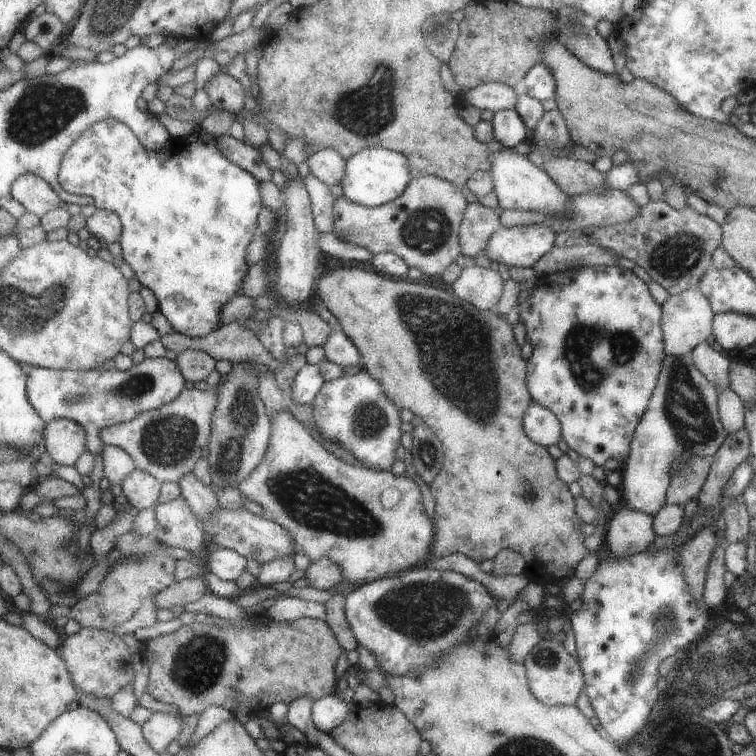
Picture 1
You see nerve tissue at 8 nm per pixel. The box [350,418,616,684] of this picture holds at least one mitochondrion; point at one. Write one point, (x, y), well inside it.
(424, 611)

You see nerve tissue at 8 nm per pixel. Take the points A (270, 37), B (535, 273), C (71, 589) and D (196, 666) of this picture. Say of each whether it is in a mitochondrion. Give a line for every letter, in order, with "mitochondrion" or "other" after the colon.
A: other
B: other
C: other
D: mitochondrion

